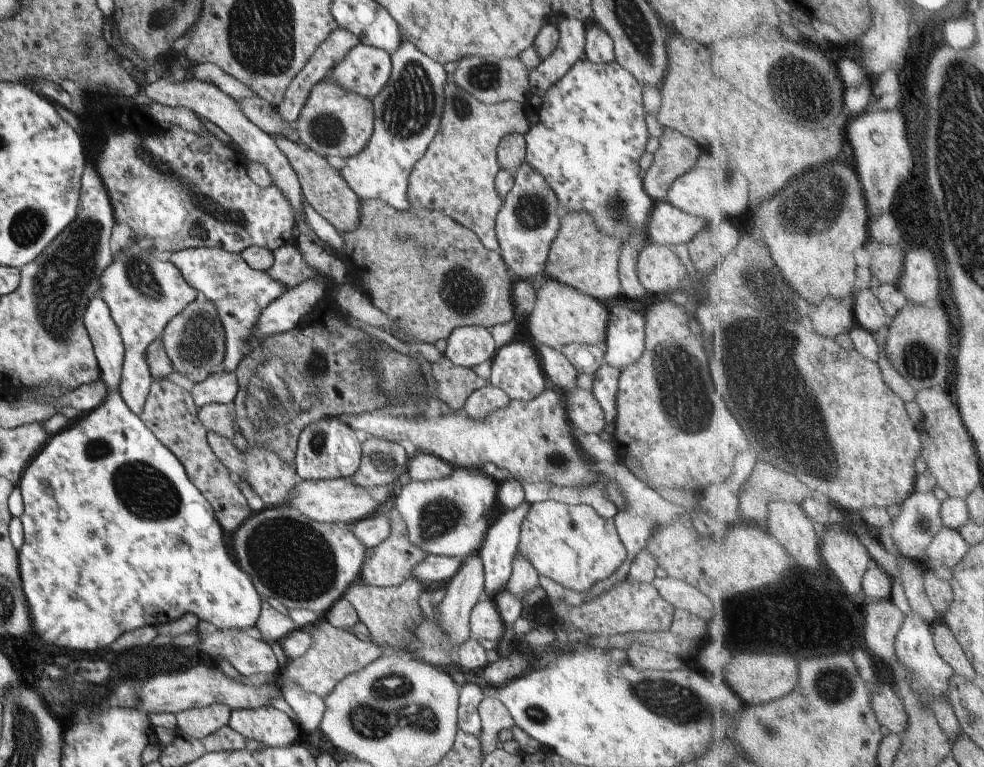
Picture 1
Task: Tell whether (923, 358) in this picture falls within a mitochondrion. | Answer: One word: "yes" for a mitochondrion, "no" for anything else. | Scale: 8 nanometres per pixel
yes

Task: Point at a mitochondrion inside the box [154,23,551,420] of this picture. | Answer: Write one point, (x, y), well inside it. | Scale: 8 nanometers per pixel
(408, 110)

